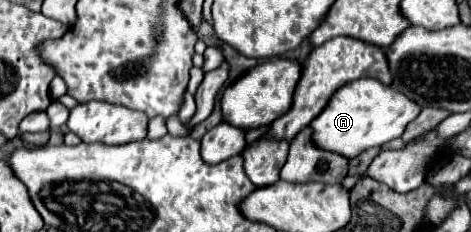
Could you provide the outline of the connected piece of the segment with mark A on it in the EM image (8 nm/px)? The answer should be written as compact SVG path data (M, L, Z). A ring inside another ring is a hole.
M360 78L354 82L348 82L344 88L340 88L328 102L328 106L322 110L320 116L316 116L312 120L312 130L314 130L314 142L330 152L338 152L346 158L354 158L358 154L362 154L364 150L372 148L372 146L382 146L390 140L396 140L404 134L406 126L420 114L420 106L416 102L412 102L410 98L404 98L404 94L400 94L396 88L392 86L384 86L380 80L376 78Z

